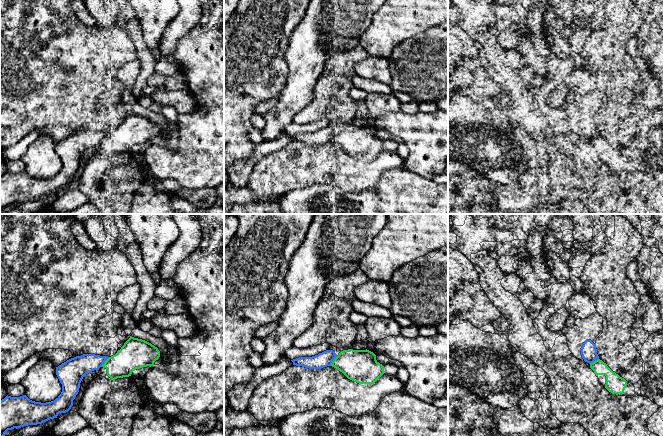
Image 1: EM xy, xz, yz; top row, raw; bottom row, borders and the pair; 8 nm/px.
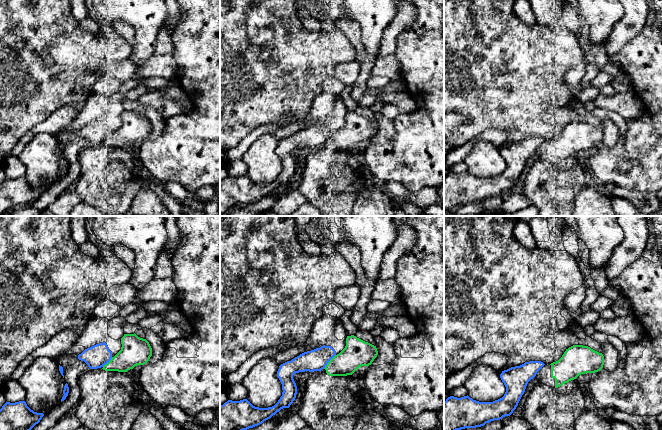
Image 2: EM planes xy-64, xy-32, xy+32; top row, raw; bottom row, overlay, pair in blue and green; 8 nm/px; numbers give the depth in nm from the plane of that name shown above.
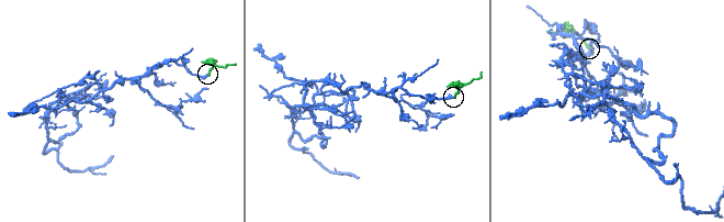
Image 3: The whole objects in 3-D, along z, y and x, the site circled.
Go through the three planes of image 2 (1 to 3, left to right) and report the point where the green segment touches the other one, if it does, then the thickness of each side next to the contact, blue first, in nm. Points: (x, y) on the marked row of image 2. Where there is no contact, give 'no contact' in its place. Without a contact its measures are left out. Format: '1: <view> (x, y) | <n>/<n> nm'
1: xy-64 (107, 362) | 180/220 nm
2: xy-32 (329, 360) | 180/220 nm
3: no contact

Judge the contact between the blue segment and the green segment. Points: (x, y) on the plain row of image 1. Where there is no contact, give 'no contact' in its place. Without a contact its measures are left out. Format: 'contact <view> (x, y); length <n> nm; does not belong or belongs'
contact xy (104, 137); length 100 nm; does not belong

